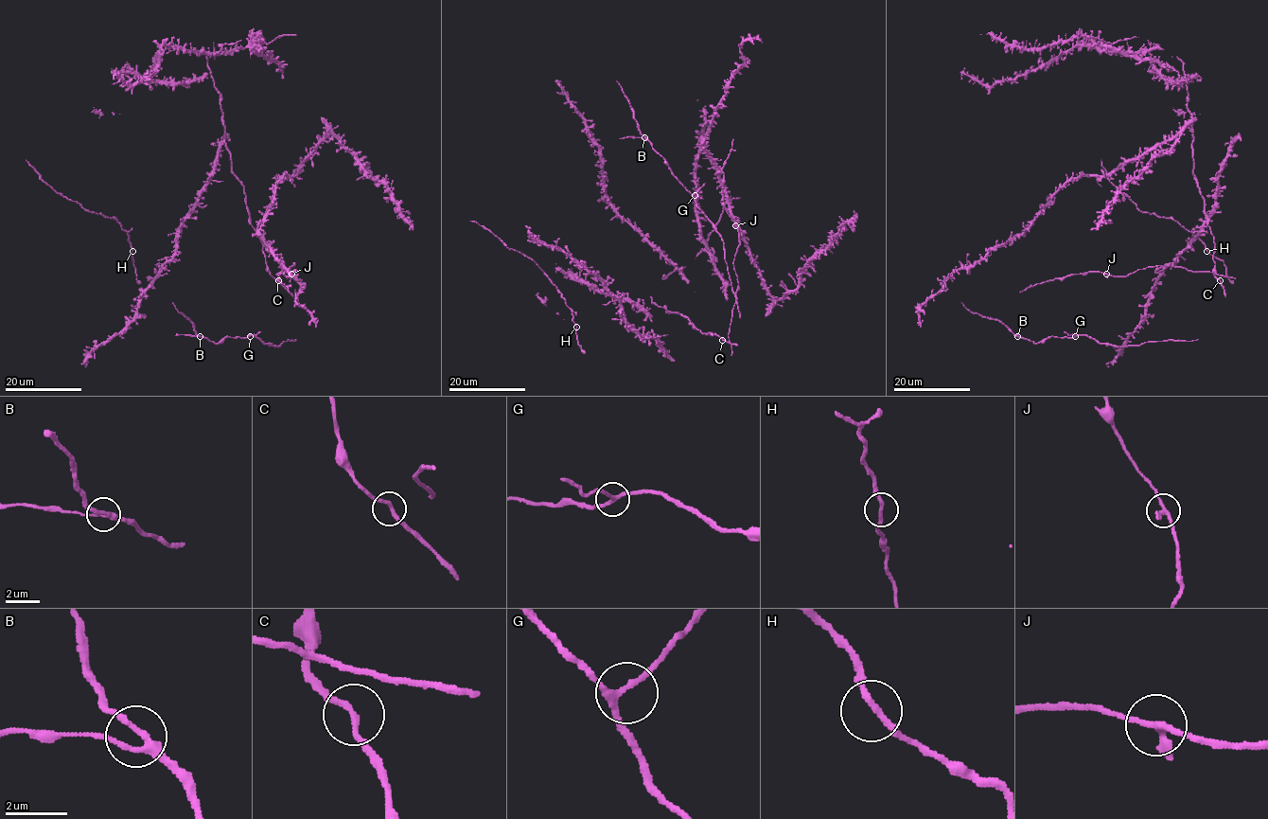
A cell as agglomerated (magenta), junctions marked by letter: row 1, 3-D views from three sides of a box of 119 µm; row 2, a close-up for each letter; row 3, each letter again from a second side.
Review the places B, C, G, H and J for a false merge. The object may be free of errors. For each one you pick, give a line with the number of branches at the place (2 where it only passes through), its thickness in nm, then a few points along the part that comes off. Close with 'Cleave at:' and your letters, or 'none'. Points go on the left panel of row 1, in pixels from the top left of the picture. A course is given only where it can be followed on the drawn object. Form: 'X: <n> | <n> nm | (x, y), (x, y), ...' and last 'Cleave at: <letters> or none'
Cleave at: none

